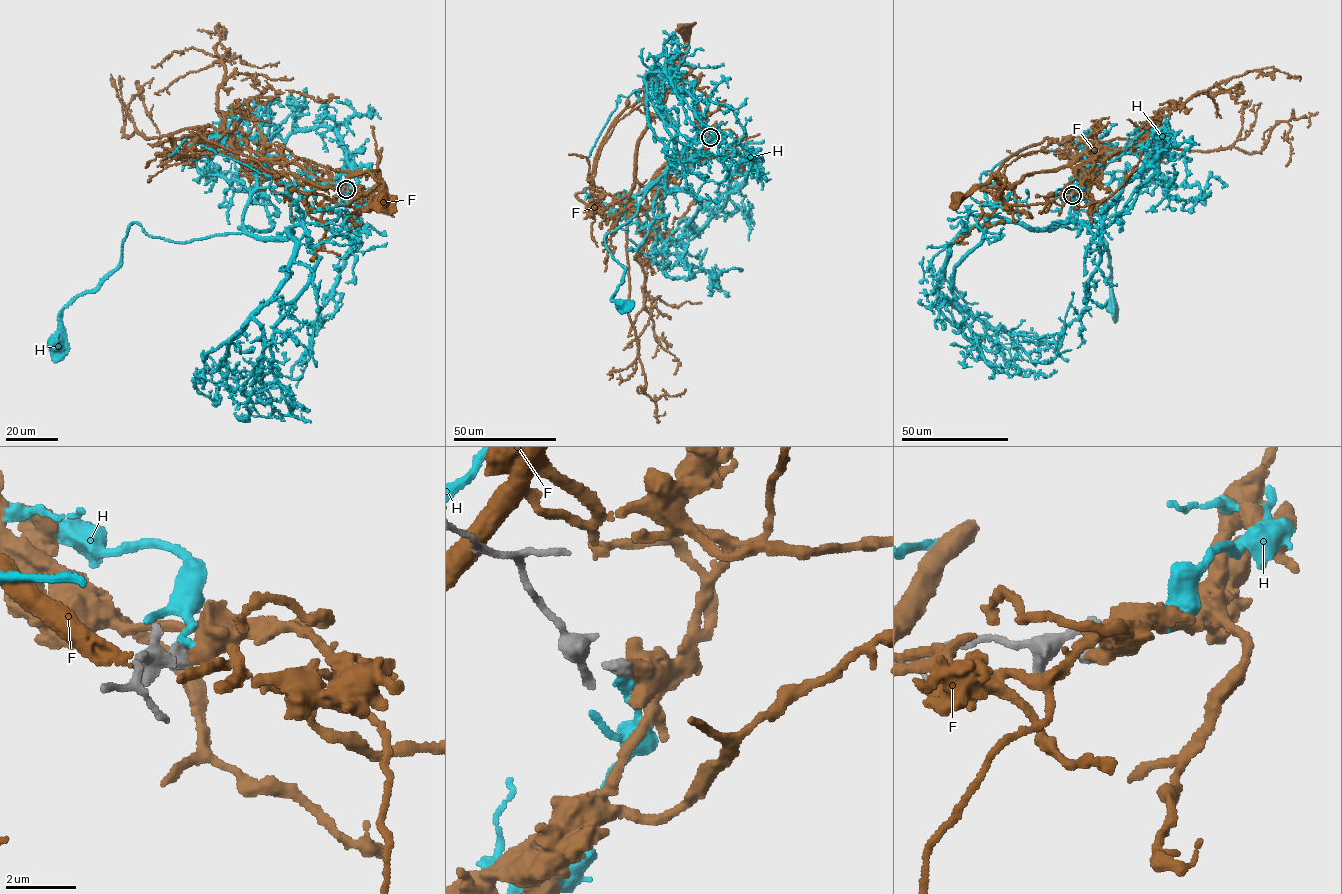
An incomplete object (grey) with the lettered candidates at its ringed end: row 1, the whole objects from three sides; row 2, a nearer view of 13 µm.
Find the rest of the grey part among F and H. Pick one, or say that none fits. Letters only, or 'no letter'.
H

